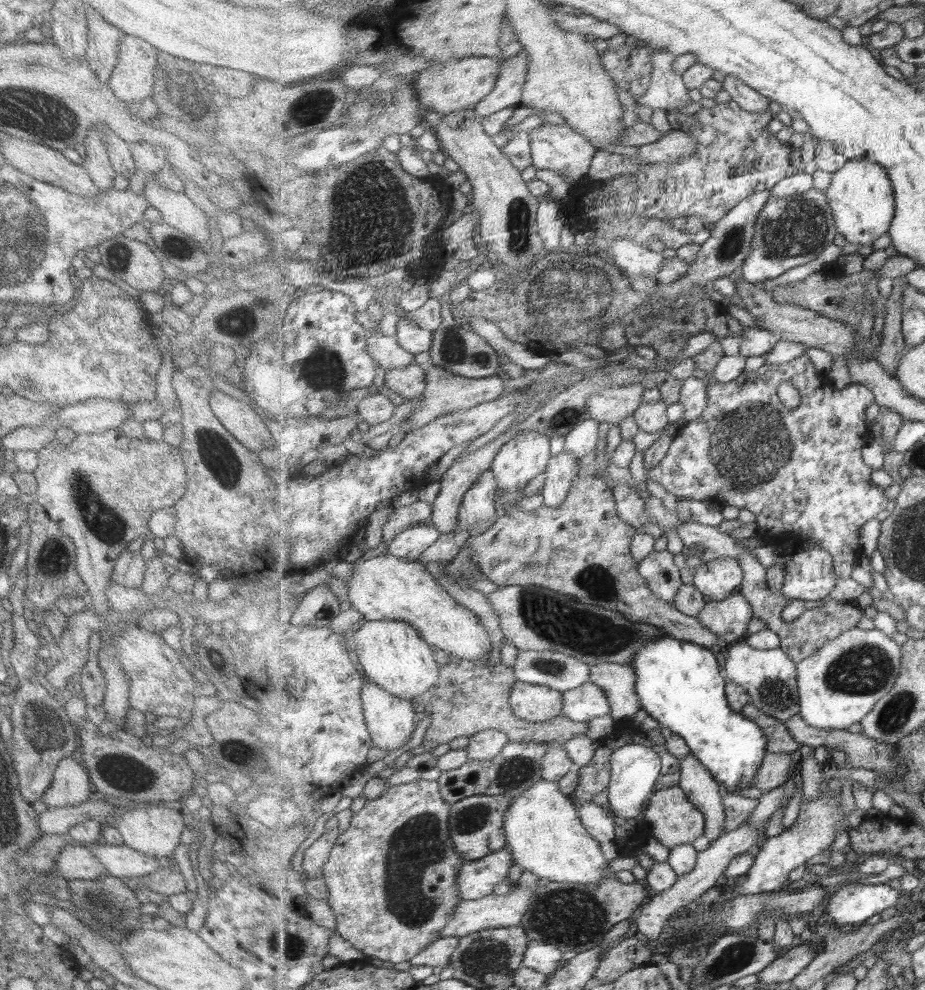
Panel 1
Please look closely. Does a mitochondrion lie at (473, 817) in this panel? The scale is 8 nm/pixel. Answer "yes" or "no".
yes

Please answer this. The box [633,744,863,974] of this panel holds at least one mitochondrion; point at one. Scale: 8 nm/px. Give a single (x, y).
(697, 945)

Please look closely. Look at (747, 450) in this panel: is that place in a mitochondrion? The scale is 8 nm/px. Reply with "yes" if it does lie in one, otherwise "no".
yes

